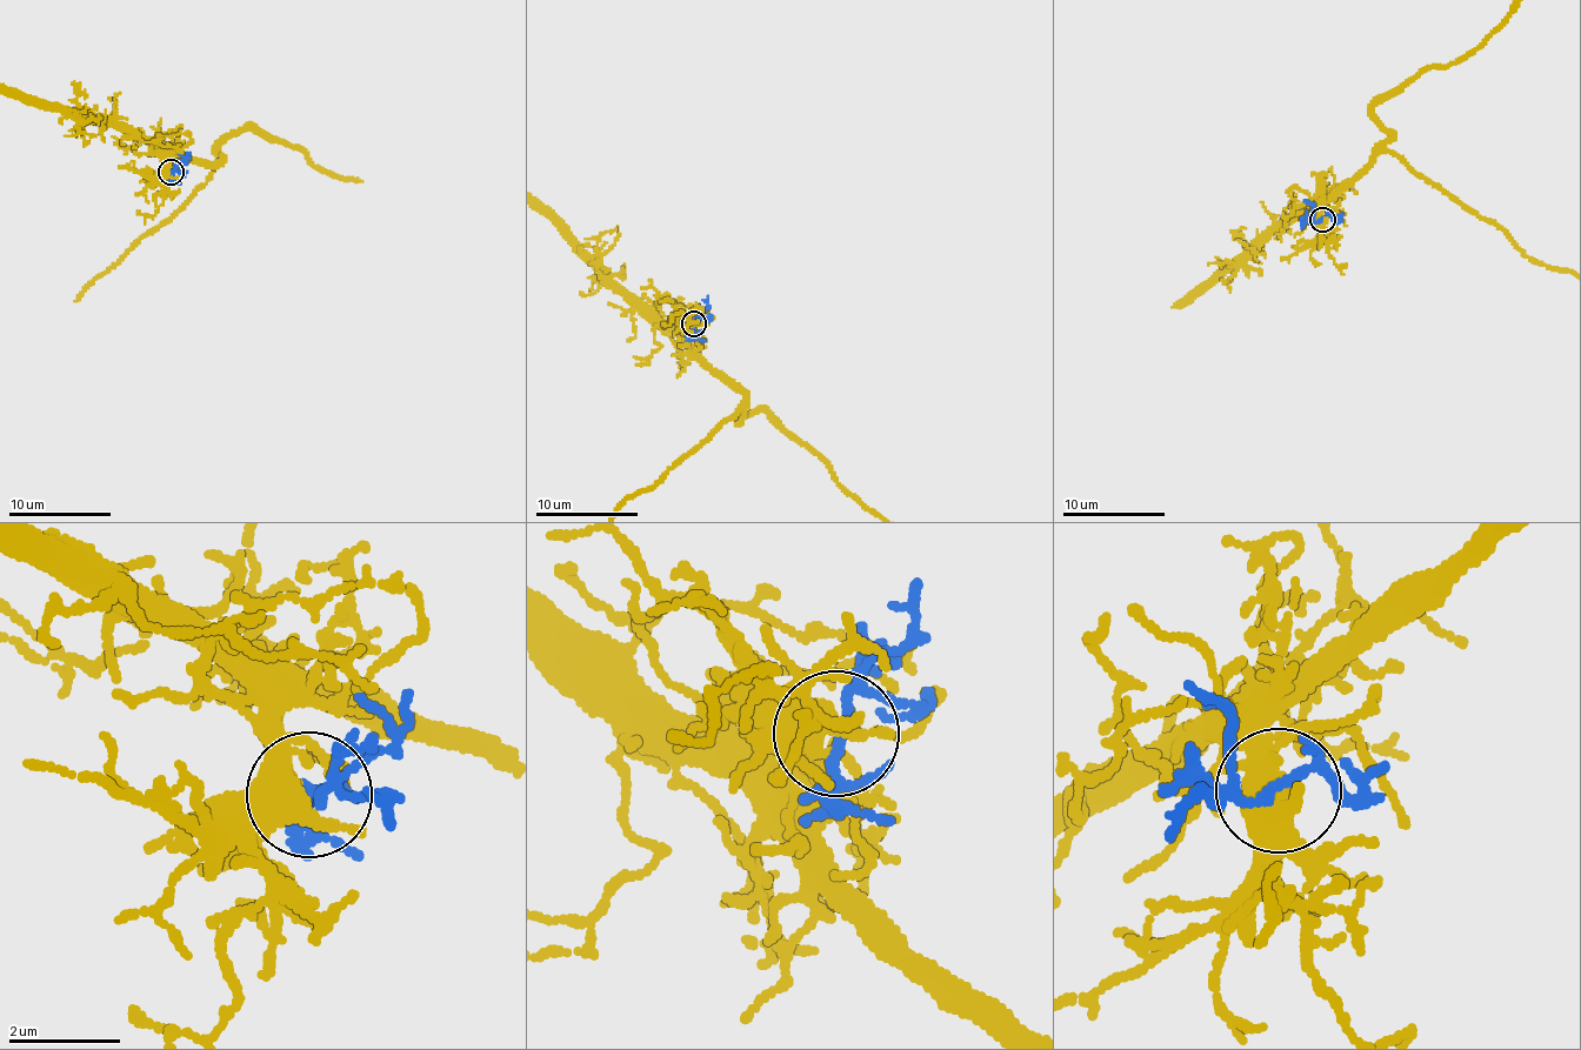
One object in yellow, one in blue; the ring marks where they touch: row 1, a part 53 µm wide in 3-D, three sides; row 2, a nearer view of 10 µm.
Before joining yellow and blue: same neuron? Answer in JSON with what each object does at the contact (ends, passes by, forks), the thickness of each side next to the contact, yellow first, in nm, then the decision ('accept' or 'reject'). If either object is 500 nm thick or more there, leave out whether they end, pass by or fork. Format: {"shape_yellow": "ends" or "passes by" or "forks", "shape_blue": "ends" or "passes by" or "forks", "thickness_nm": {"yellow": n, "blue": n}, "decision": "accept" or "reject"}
{"shape_yellow": "forks", "shape_blue": "forks", "thickness_nm": {"yellow": 480, "blue": 130}, "decision": "accept"}

